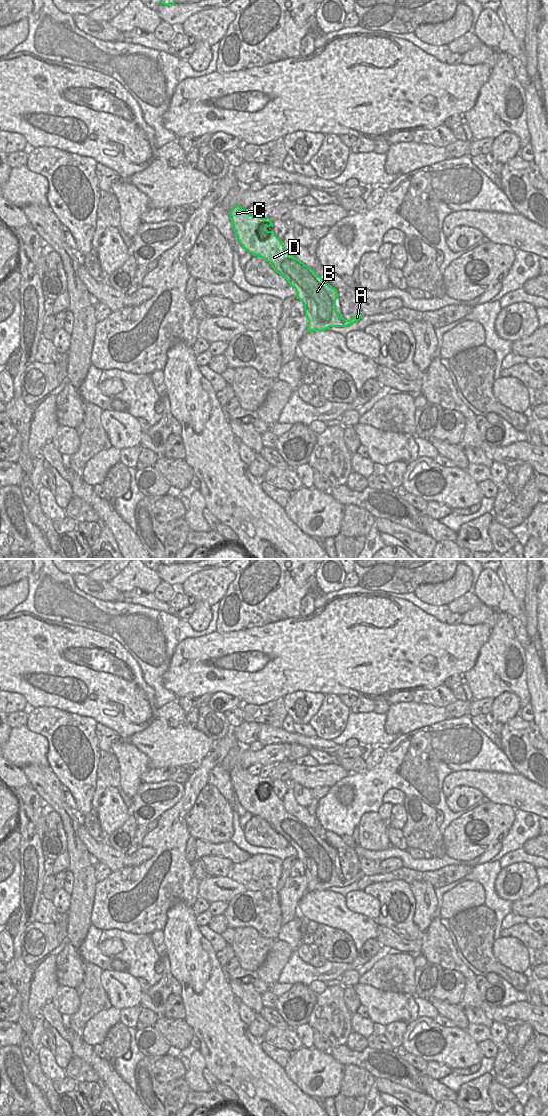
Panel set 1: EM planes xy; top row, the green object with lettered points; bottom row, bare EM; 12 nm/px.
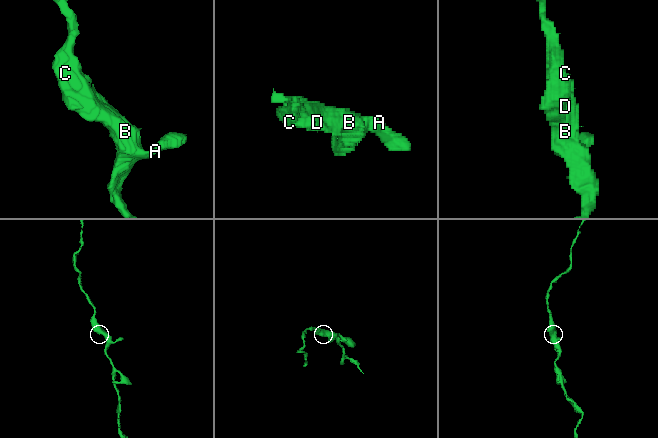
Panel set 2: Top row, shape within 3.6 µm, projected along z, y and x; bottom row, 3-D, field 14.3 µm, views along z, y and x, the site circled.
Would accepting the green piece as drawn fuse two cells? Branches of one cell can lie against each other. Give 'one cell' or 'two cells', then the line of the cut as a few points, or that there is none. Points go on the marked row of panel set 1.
one cell; cut none

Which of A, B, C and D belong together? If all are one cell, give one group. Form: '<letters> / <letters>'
A B C D

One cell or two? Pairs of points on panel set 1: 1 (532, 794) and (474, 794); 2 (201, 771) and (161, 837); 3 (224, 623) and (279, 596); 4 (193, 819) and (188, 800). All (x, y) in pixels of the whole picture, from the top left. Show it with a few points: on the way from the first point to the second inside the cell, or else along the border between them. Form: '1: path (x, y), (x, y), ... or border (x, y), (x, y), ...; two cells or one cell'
1: border (460, 785), (474, 787), (484, 795); two cells
2: path (192, 787), (187, 801), (171, 821); one cell
3: path (238, 610), (244, 605), (257, 605), (265, 598); one cell
4: border (202, 788), (193, 806), (184, 817), (187, 831); two cells

